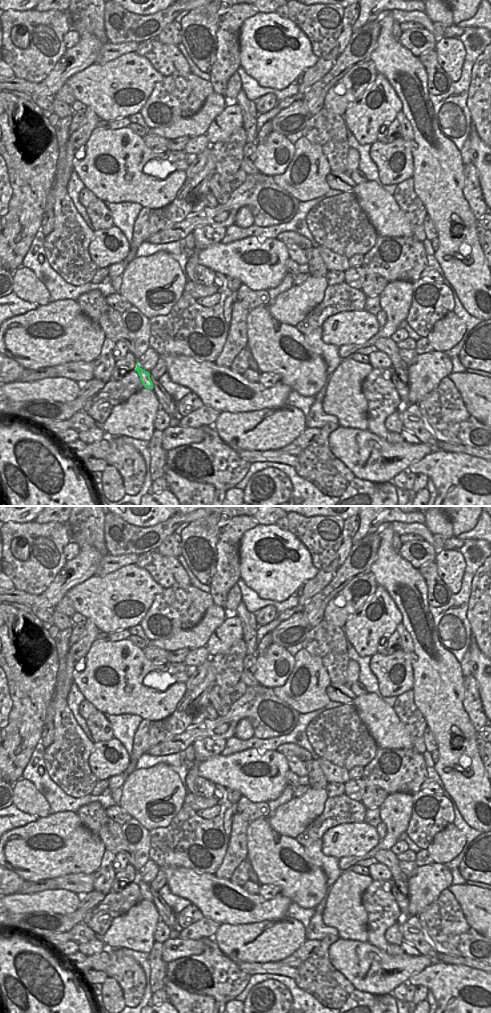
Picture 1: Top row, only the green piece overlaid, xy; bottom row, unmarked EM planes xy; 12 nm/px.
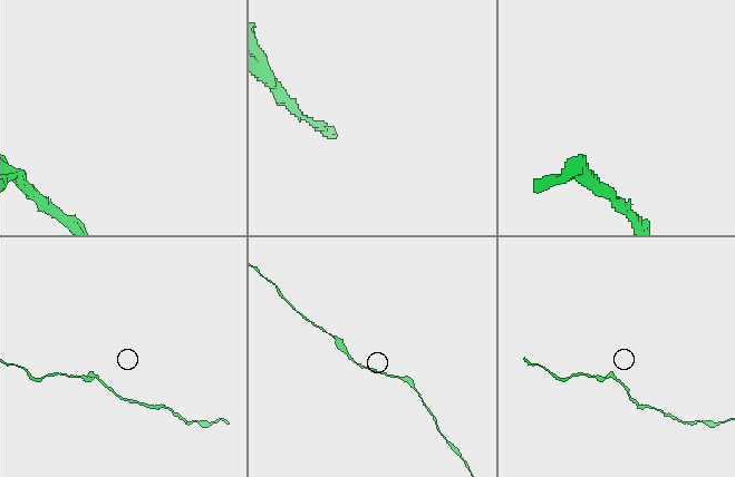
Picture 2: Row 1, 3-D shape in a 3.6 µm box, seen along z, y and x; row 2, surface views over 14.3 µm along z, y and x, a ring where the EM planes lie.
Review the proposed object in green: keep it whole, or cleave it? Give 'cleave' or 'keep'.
keep

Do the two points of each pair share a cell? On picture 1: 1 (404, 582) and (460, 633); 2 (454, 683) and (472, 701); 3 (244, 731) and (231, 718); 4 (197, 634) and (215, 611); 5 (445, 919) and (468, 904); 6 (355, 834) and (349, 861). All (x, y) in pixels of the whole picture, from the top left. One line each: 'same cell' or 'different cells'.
1: different cells
2: different cells
3: different cells
4: same cell
5: different cells
6: different cells

